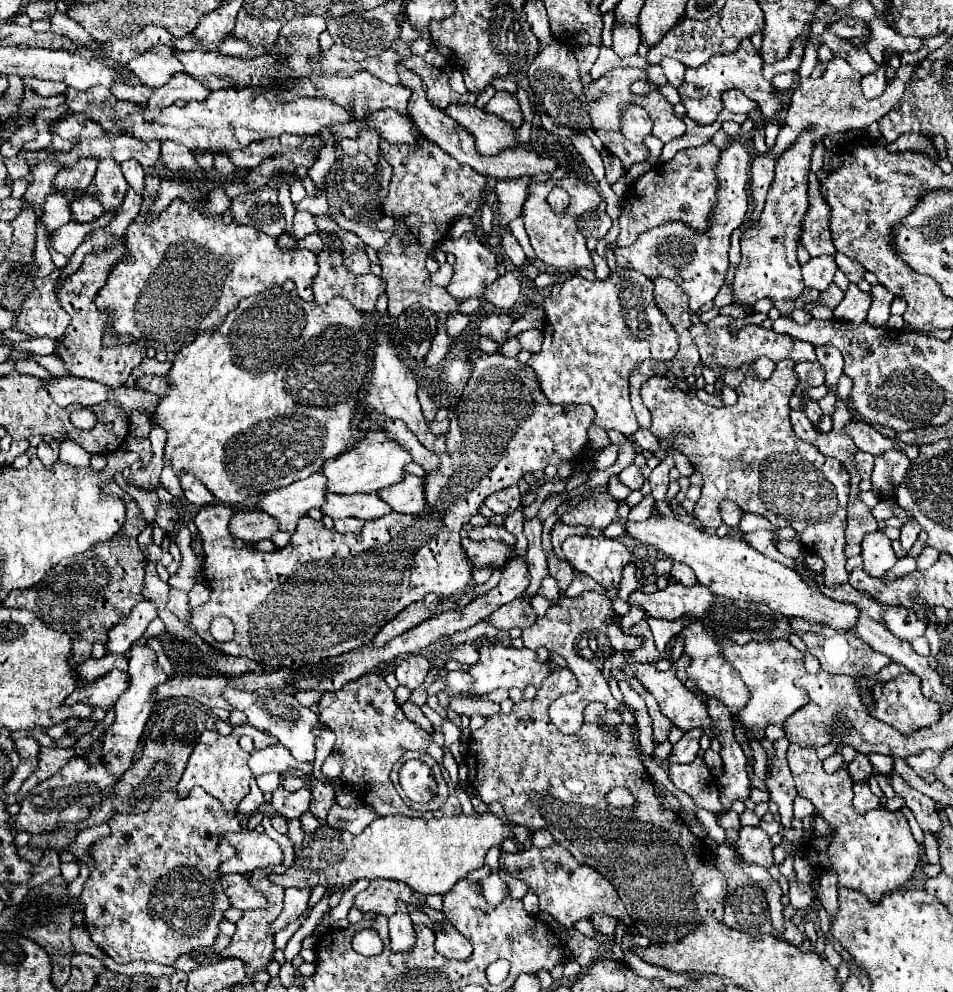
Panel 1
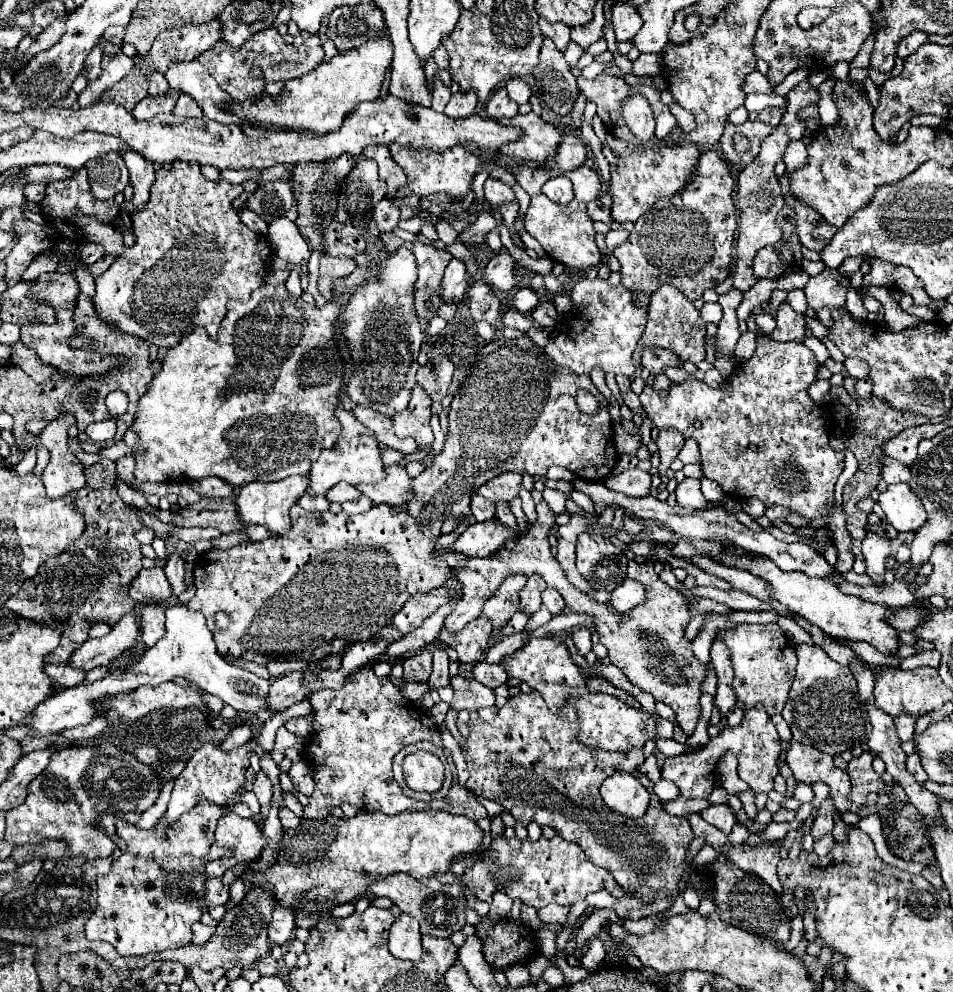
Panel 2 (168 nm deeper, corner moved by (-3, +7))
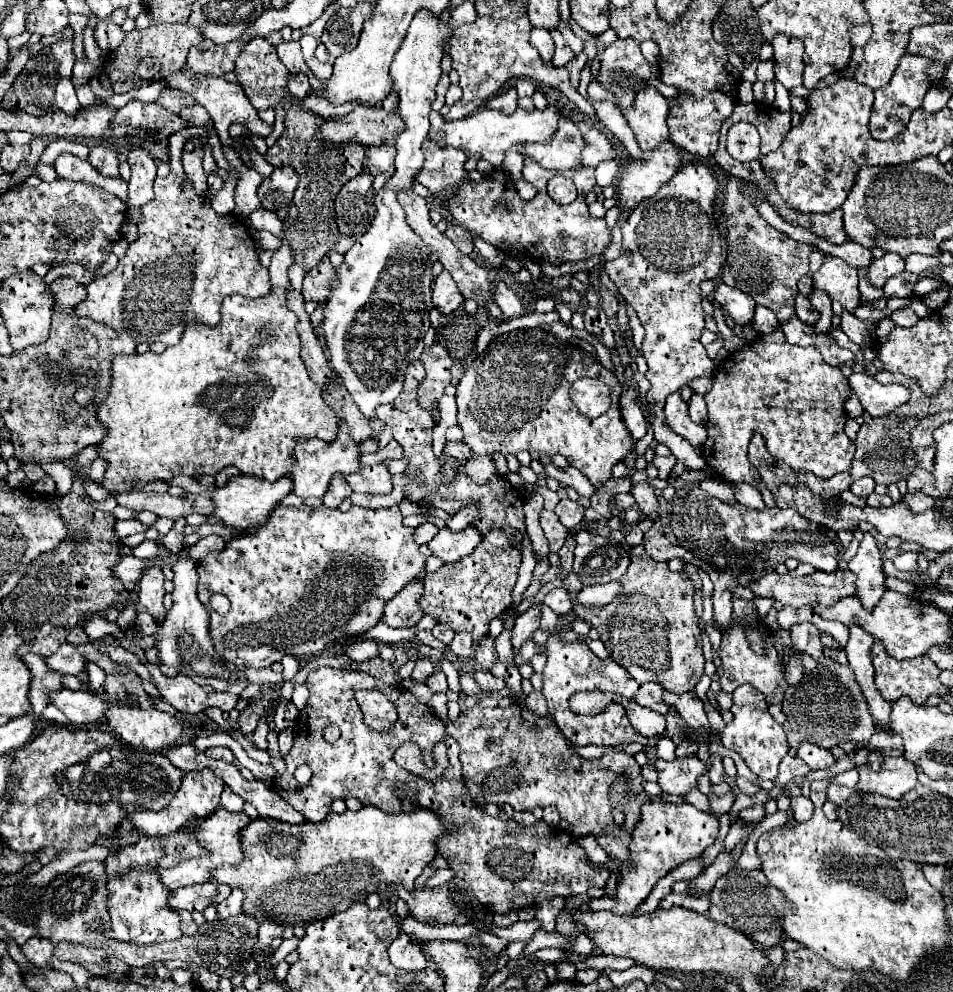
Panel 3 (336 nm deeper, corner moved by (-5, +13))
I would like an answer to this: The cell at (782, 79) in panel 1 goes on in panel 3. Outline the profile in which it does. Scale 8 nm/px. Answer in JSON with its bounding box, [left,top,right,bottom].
[756,58,774,82]

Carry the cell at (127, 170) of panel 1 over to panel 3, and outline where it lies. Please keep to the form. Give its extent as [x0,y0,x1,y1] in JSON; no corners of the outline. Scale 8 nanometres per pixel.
[128,150,156,208]

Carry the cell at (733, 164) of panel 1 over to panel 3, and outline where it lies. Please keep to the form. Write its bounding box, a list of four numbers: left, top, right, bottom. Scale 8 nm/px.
[608,162,722,470]

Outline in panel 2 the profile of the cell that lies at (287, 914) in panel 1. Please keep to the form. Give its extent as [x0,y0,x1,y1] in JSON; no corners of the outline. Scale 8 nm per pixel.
[268,906,296,944]

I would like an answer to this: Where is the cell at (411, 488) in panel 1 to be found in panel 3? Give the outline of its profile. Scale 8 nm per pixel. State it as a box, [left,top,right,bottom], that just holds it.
[344,464,392,494]

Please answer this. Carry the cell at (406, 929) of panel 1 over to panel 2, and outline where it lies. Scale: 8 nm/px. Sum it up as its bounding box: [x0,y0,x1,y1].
[390,912,422,960]

